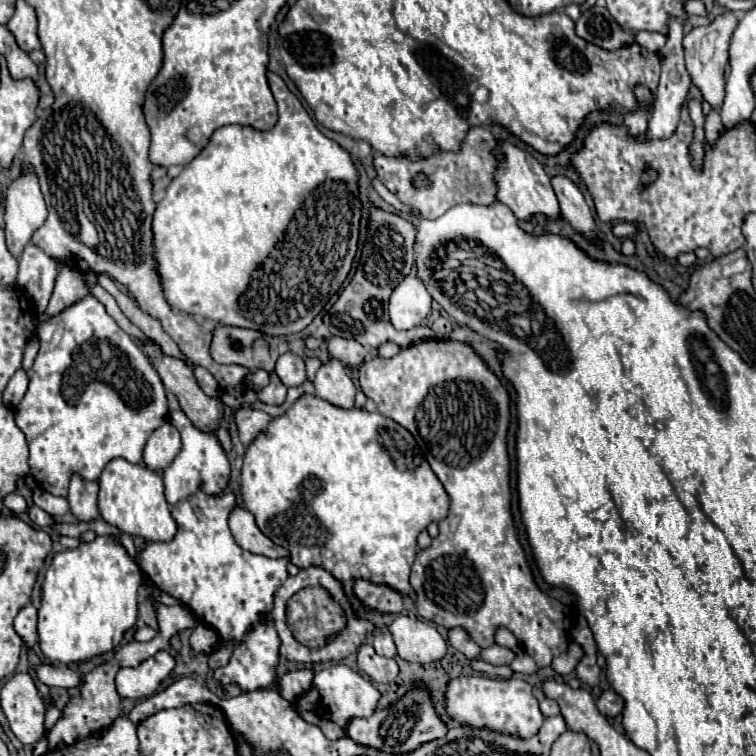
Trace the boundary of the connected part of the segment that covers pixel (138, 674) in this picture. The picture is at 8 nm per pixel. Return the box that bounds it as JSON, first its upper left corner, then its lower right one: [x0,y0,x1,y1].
[117,651,175,699]

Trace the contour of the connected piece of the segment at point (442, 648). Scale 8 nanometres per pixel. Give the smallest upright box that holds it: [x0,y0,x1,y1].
[389,615,447,663]

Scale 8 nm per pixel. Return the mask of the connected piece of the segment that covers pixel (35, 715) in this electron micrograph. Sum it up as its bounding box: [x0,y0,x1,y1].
[1,673,45,745]

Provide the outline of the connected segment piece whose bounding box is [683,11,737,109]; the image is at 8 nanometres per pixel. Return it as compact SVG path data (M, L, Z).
M731 11L719 15L711 25L707 27L695 27L691 33L687 33L683 37L683 47L685 47L685 63L687 63L687 71L691 73L693 85L701 91L703 99L713 107L713 109L721 109L723 105L723 97L725 97L725 75L723 69L729 61L729 39L733 35L737 27L735 15Z

